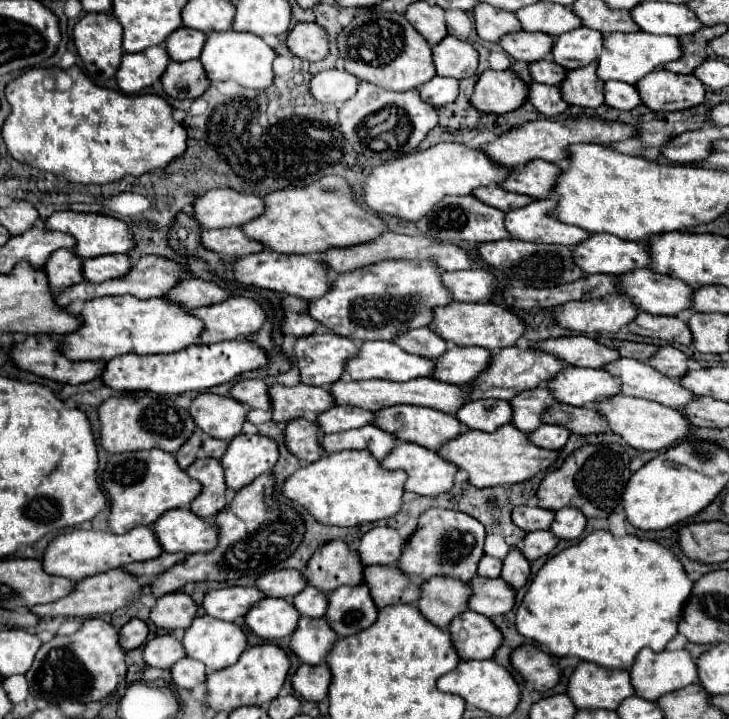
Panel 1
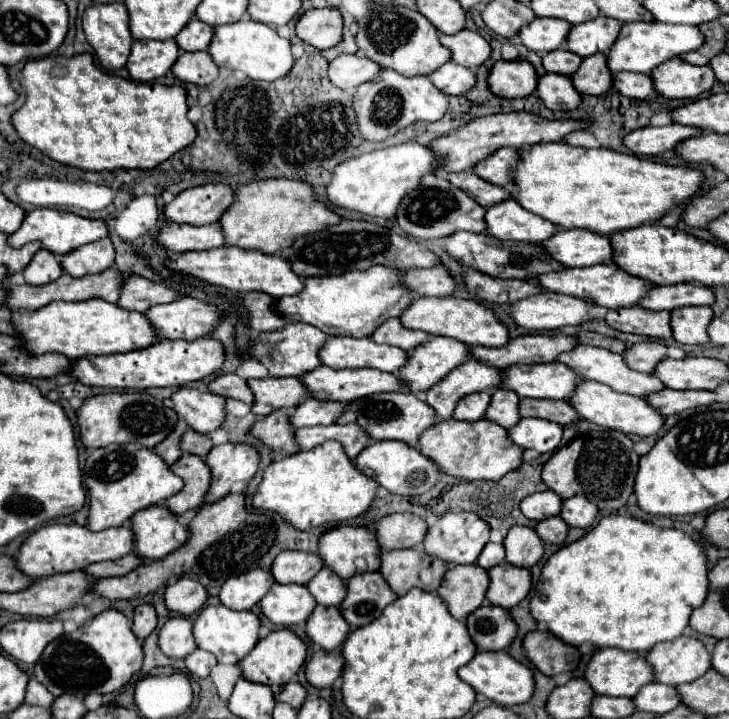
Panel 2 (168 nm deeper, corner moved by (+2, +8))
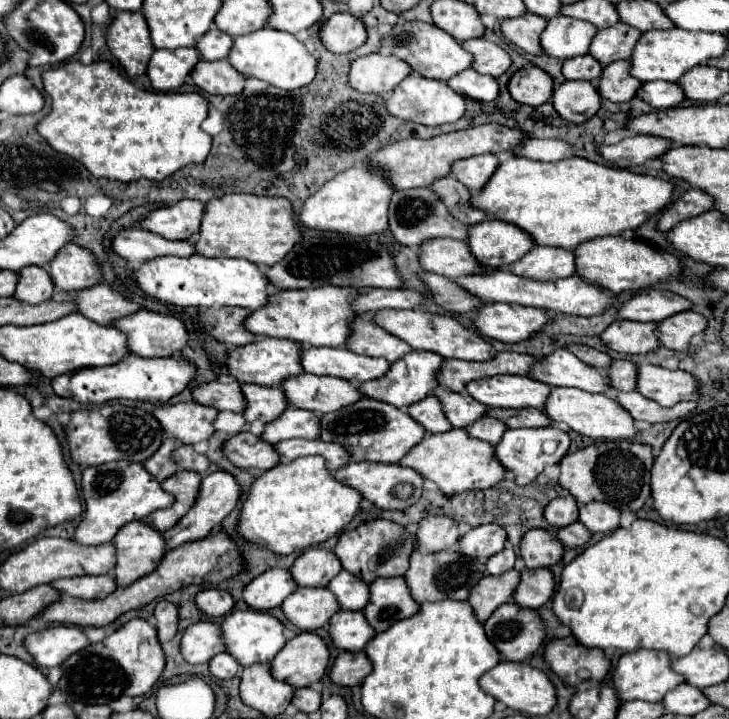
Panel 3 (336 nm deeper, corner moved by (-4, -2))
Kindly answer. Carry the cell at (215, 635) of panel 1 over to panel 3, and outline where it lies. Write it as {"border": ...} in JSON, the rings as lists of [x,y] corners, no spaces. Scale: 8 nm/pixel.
{"border":[[[233,610],[231,614],[227,614],[223,618],[221,630],[223,630],[225,644],[227,644],[227,652],[233,654],[233,658],[237,658],[237,662],[241,662],[241,666],[251,666],[257,662],[261,662],[261,664],[273,662],[277,652],[287,642],[285,634],[283,634],[285,626],[269,612],[259,612],[259,610]]]}

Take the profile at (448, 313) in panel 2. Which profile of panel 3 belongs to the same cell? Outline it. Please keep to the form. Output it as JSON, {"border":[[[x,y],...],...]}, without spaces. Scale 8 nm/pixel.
{"border":[[[377,310],[371,316],[371,322],[383,328],[385,332],[397,336],[399,340],[407,342],[413,350],[435,352],[443,358],[459,358],[459,360],[489,360],[491,358],[491,344],[483,340],[475,330],[463,328],[457,320],[439,314],[427,314],[421,310]]]}

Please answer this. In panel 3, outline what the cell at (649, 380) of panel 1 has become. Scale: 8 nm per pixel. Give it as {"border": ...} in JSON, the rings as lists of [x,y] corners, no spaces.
{"border":[[[559,348],[531,364],[529,378],[549,386],[575,386],[587,392],[613,392],[605,370],[585,366],[569,350]]]}

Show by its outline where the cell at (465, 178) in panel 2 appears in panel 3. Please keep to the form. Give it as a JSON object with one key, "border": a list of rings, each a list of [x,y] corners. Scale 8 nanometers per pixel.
{"border":[[[453,176],[439,178],[437,182],[431,184],[431,190],[441,198],[441,202],[447,206],[449,214],[453,218],[457,218],[461,224],[471,226],[471,224],[485,220],[485,214],[481,214],[481,210],[473,210],[469,206],[471,192],[465,186],[461,186],[461,182],[457,182],[457,178],[453,178]]]}

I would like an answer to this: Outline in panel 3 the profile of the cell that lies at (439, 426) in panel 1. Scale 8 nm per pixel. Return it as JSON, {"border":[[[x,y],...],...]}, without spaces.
{"border":[[[361,398],[351,406],[345,406],[337,412],[321,414],[321,434],[319,440],[323,442],[337,442],[341,444],[349,454],[351,460],[369,460],[369,462],[385,462],[385,464],[395,464],[399,462],[417,442],[421,442],[425,430],[409,418],[403,410],[371,400],[371,398]]]}

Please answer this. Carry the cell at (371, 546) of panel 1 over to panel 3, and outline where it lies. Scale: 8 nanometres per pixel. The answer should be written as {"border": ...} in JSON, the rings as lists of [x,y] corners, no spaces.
{"border":[[[427,516],[417,532],[417,546],[427,552],[441,552],[459,542],[459,522],[447,516]]]}

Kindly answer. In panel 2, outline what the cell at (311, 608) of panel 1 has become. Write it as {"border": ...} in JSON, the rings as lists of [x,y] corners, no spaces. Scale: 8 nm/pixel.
{"border":[[[321,568],[317,576],[307,584],[307,590],[317,600],[317,604],[337,606],[343,600],[343,592],[345,592],[343,584],[345,582],[339,580],[339,576],[335,576],[329,568]]]}

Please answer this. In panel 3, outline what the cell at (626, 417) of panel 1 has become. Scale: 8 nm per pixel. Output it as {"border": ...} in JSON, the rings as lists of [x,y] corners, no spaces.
{"border":[[[551,388],[543,412],[551,418],[551,422],[565,422],[571,430],[593,440],[627,440],[639,432],[629,414],[625,414],[625,410],[621,410],[621,406],[617,406],[613,398],[607,398],[605,394],[591,394],[577,388]]]}

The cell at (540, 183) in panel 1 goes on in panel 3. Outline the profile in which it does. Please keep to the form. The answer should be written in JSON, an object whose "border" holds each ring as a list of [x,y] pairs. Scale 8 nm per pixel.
{"border":[[[481,154],[473,158],[463,158],[461,162],[453,162],[451,176],[455,176],[461,184],[465,184],[471,192],[479,192],[487,178],[495,172],[499,160],[495,154]]]}

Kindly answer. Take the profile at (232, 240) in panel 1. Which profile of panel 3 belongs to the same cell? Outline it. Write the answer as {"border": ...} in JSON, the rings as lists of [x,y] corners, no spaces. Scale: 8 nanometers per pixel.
{"border":[[[125,228],[113,236],[111,248],[117,256],[125,258],[131,268],[137,268],[141,262],[157,256],[191,256],[195,254],[193,244],[187,240],[161,240],[157,234],[151,234],[141,228]]]}

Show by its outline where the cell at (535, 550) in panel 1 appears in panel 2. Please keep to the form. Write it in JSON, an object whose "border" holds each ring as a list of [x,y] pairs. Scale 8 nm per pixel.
{"border":[[[559,516],[541,520],[541,522],[535,526],[537,536],[539,536],[543,542],[549,542],[549,544],[561,544],[561,542],[565,540],[565,536],[567,536],[567,530],[569,530],[569,526],[563,524],[563,520],[559,520]]]}

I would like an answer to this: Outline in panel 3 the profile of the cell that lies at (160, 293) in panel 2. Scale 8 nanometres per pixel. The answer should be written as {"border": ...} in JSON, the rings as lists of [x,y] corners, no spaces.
{"border":[[[97,284],[85,290],[75,290],[75,292],[55,292],[51,296],[55,302],[73,302],[77,306],[77,312],[83,314],[85,318],[97,322],[97,324],[111,324],[117,318],[129,316],[129,312],[137,312],[137,304],[129,302],[121,294],[117,294],[111,286],[107,284]]]}

